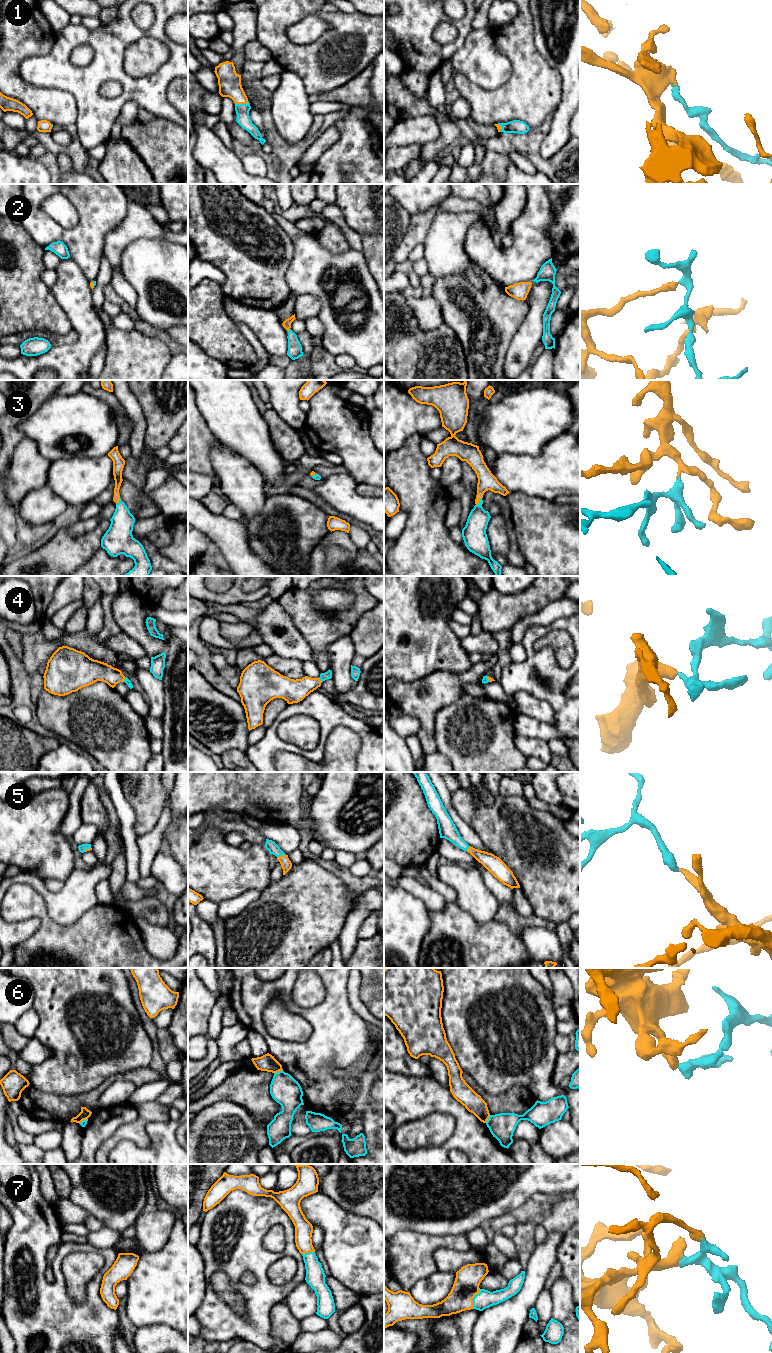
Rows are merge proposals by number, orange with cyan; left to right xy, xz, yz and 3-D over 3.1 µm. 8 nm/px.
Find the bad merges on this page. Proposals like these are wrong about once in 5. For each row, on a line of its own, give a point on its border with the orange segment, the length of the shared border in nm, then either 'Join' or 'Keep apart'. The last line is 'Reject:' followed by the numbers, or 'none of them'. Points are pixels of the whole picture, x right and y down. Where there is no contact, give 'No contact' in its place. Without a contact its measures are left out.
1: Touches orange at xz (241, 103). Shared border 120 nm. Join
2: Touches orange at xy (93, 284). Shared border 40 nm. Join
3: Touches orange at yz (478, 502). Shared border 80 nm. Join
4: Touches orange at xz (319, 679). Shared border 50 nm. Join
5: Touches orange at xz (281, 855). Shared border 80 nm. Join
6: Touches orange at xz (278, 1071). Shared border 80 nm. Keep apart
7: Touches orange at yz (472, 1298). Shared border 170 nm. Join
Reject: 6

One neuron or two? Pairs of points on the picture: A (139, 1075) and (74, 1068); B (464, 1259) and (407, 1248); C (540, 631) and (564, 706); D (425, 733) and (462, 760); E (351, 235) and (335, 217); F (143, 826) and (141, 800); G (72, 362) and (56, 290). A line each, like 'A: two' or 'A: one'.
A: two
B: two
C: one
D: two
E: one
F: one
G: one

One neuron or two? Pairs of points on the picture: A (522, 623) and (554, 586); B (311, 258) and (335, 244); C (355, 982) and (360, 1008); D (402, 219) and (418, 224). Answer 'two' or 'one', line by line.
A: two
B: two
C: one
D: two

